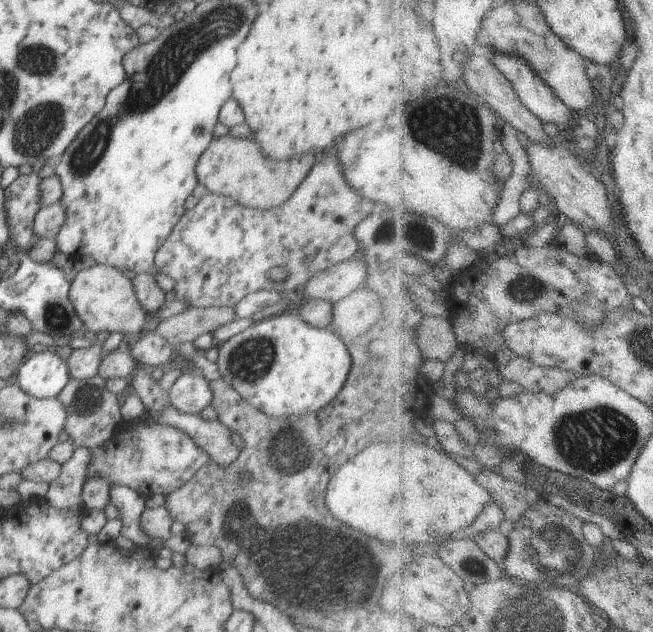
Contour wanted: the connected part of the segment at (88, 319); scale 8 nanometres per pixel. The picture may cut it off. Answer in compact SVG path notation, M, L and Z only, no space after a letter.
M96 263L74 274L69 288L69 299L84 327L97 333L100 330L134 334L145 332L153 323L138 302L134 283L120 269Z

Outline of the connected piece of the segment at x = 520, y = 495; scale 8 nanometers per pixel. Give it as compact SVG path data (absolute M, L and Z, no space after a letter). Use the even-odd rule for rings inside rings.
M484 471L476 476L480 484L494 493L494 502L504 510L506 519L517 524L526 511L541 498L541 494L508 478L504 478L498 471Z

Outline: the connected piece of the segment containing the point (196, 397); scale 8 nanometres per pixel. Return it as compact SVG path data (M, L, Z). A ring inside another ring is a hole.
M197 371L182 373L167 394L169 404L189 416L198 416L213 399L209 376Z

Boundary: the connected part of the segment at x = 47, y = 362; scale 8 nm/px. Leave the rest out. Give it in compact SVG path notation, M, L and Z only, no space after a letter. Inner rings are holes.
M49 348L26 358L17 370L15 384L34 398L57 398L71 379L66 360Z

